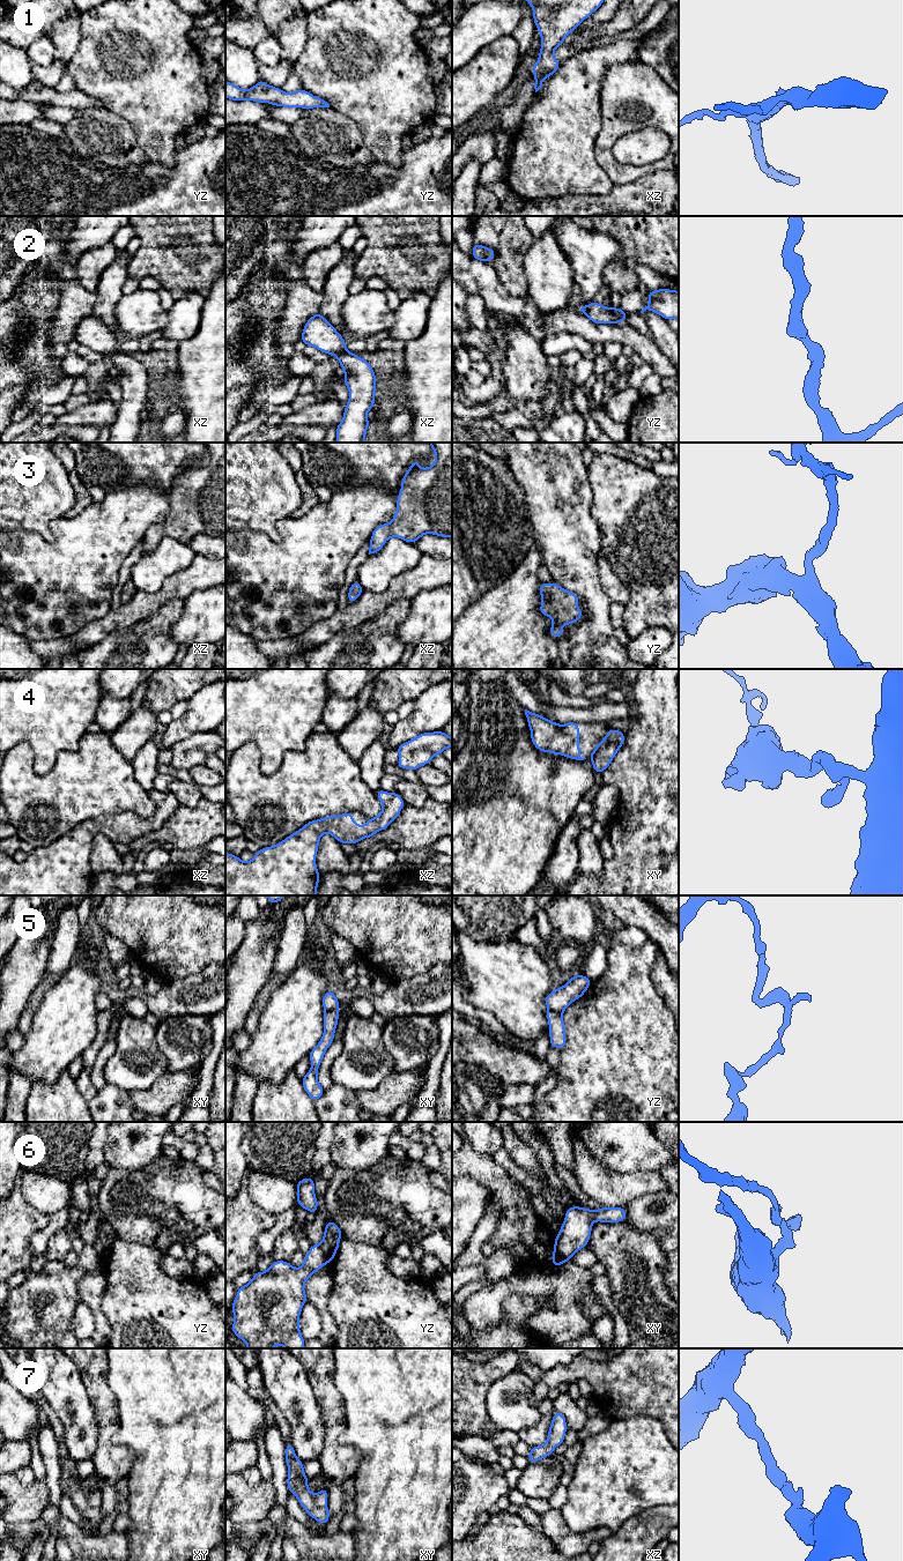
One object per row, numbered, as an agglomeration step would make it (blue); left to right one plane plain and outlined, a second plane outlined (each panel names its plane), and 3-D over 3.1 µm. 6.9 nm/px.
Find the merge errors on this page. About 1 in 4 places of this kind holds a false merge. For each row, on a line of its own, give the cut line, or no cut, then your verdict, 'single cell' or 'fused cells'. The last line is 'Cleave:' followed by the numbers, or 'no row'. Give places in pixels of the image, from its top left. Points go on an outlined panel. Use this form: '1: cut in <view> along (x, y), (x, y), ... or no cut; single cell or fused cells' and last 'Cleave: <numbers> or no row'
1: no cut; single cell
2: no cut; single cell
3: no cut; single cell
4: no cut; single cell
5: cut in yz along (548, 1009), (561, 1013); fused cells
6: cut in yz along (319, 1244), (328, 1262); fused cells
7: no cut; single cell
Cleave: 5, 6

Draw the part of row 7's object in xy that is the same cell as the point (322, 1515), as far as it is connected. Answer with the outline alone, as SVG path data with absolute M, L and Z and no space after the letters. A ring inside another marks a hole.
M289 1442L286 1444L286 1462L288 1466L287 1486L303 1509L318 1523L327 1524L330 1511L327 1508L327 1488L321 1488L319 1493L313 1494L308 1487L309 1479L305 1475L303 1463L295 1455L295 1449Z

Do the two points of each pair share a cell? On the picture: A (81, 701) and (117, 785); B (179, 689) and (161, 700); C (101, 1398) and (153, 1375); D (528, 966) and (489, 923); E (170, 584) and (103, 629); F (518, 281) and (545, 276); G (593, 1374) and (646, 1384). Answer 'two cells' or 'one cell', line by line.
A: two cells
B: one cell
C: two cells
D: two cells
E: one cell
F: two cells
G: one cell

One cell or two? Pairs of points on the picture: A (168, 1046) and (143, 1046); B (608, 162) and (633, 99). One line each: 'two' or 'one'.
A: two
B: one

